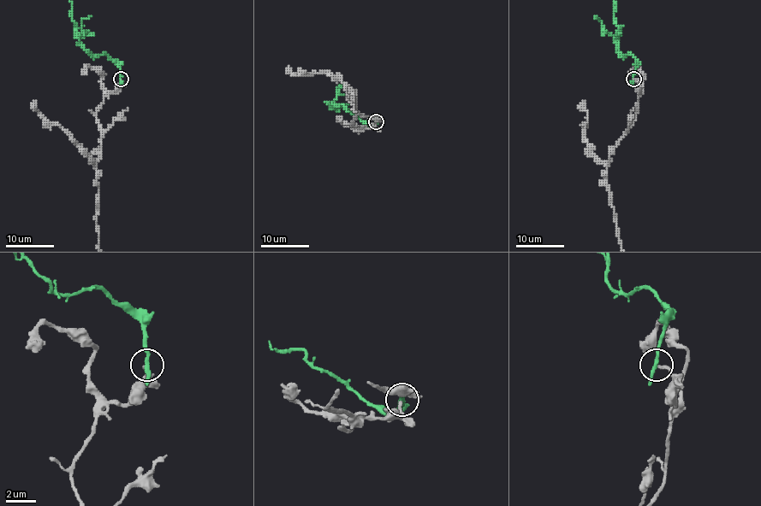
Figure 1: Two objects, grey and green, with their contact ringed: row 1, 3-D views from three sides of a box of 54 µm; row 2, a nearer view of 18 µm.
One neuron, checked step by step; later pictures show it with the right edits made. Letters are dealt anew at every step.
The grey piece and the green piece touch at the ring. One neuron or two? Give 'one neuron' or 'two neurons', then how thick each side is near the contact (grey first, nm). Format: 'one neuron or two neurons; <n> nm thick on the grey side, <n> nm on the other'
two neurons; 190 nm thick on the grey side, 260 nm on the other

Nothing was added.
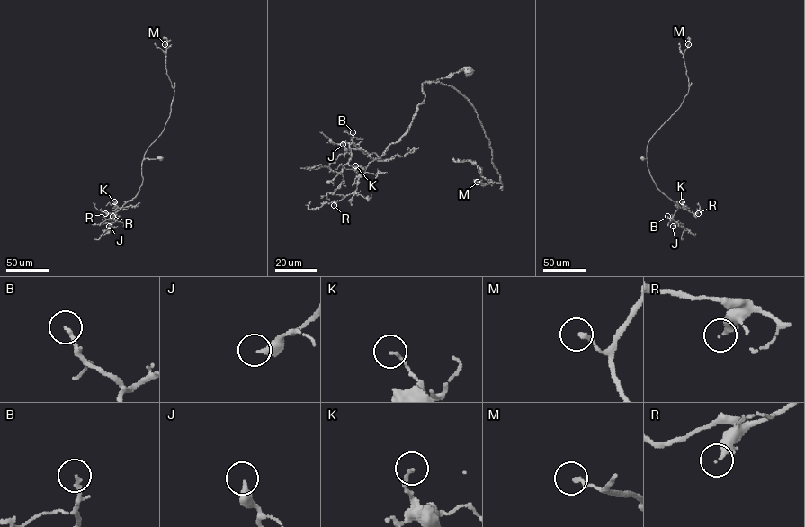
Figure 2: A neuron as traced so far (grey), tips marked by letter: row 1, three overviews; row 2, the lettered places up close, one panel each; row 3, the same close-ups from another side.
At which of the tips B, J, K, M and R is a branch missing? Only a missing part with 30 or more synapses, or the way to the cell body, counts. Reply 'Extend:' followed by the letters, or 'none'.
Extend: B

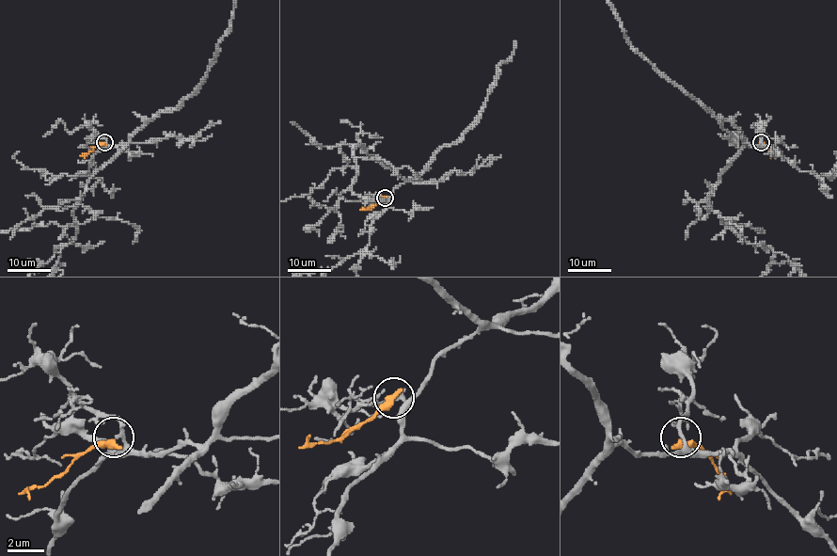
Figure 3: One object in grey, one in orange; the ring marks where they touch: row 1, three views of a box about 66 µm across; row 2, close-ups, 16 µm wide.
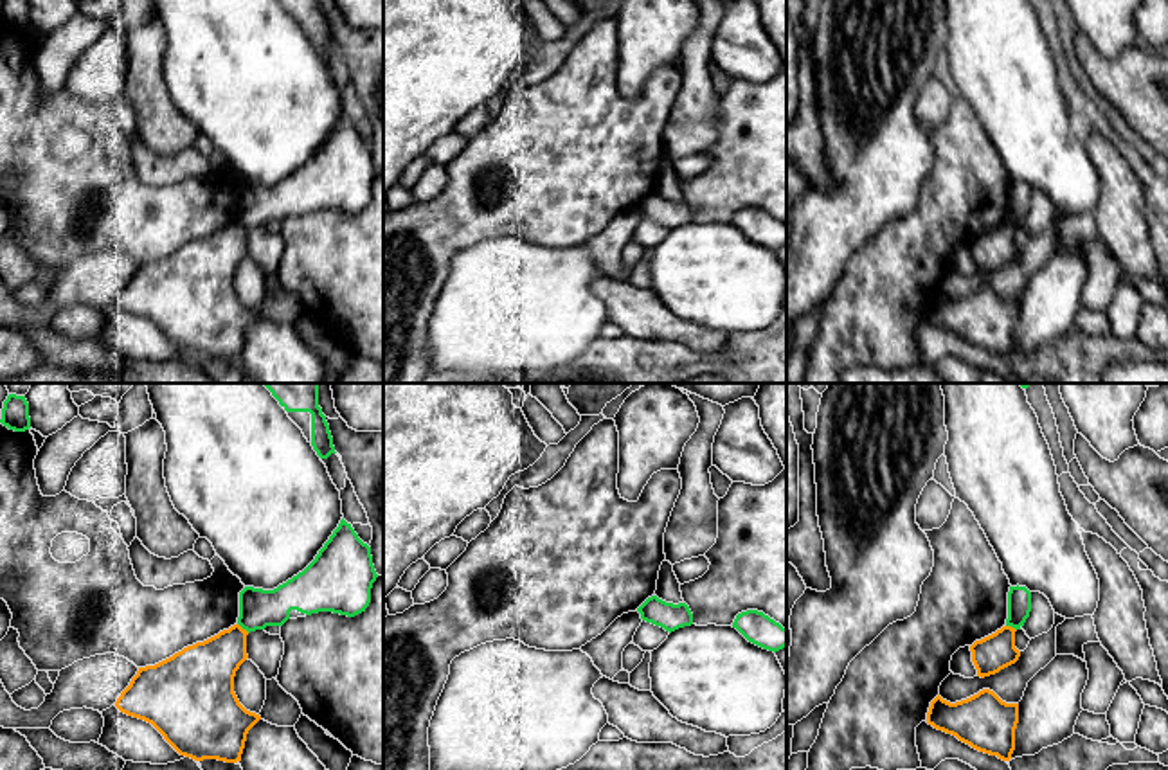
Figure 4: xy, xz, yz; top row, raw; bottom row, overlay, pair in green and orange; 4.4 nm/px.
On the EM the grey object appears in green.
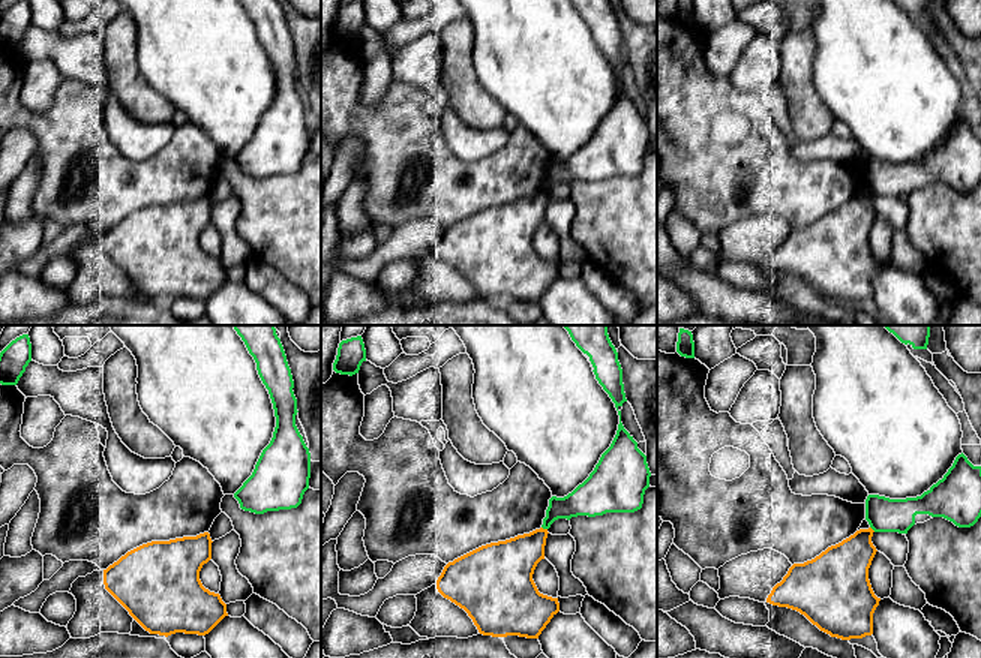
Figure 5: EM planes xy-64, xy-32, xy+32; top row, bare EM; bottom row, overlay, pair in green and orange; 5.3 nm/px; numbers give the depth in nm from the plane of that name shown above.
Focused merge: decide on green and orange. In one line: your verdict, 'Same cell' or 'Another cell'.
Another cell

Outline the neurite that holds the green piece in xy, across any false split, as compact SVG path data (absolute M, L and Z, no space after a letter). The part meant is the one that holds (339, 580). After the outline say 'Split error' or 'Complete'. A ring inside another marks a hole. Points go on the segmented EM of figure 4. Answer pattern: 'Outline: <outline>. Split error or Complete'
Outline: M342 518L302 572L274 590L245 586L239 592L238 624L248 633L283 626L292 610L355 617L369 606L376 578L371 547Z. Complete

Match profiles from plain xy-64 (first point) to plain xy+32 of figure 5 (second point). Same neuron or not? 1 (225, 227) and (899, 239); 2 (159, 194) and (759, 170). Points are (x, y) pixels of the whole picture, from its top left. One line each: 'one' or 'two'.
1: two
2: one

